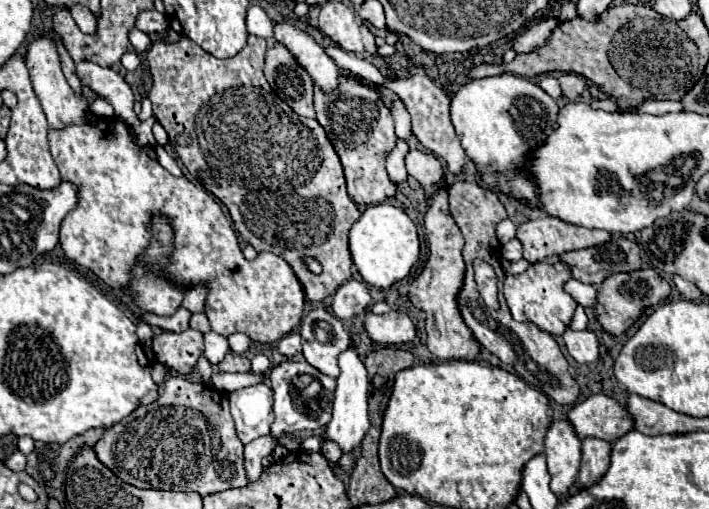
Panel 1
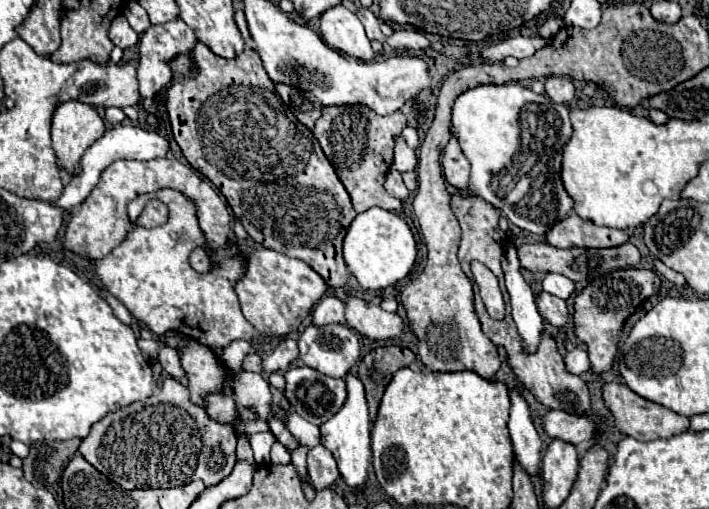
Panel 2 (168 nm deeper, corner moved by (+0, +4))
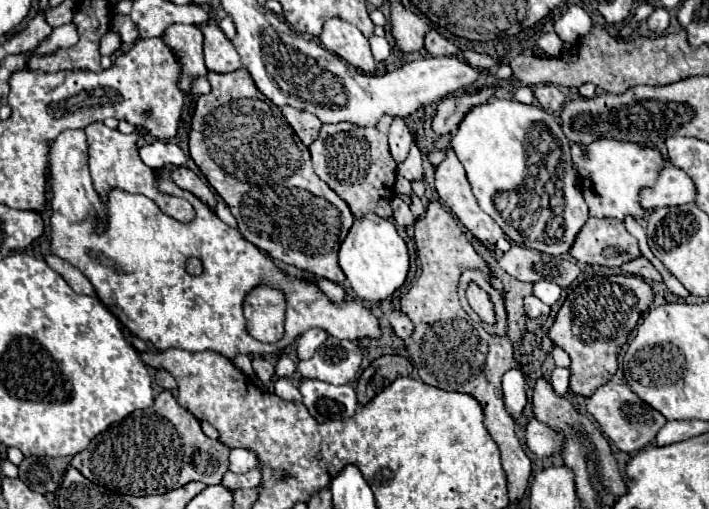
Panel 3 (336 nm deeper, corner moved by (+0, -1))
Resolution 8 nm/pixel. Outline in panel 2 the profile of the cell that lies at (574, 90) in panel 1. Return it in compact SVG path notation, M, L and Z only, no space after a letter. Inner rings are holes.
M553 76L545 80L545 92L547 96L557 104L569 104L575 98L575 86L565 76Z

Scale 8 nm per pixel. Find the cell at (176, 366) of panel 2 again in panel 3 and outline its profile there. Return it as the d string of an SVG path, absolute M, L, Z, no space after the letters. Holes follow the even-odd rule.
M157 369L157 373L155 373L155 383L157 383L161 389L169 389L169 391L177 389L175 377L173 377L169 371L165 371L165 369Z

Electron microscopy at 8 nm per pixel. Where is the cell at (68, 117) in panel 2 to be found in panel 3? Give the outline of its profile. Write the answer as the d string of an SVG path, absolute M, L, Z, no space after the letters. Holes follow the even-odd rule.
M69 129L63 131L51 145L51 251L77 267L95 287L101 303L131 331L131 335L151 341L157 351L165 351L169 347L179 347L185 351L215 351L225 357L235 357L237 353L245 355L269 355L277 349L283 351L289 347L301 333L311 327L321 327L329 335L337 339L361 339L361 337L381 337L381 327L377 317L361 303L361 301L343 301L331 303L313 283L289 277L279 271L271 259L267 259L253 243L243 239L243 235L225 225L207 205L203 205L195 195L175 187L167 179L167 169L159 169L159 191L175 197L187 199L197 215L191 223L179 223L173 217L165 215L151 199L145 195L131 195L127 191L113 189L109 193L109 201L101 203L99 195L93 189L89 175L89 145L85 129ZM107 215L109 229L103 235L95 233L95 221ZM189 257L199 257L203 263L203 275L191 277L185 271L185 261ZM259 283L269 283L273 287L281 287L287 295L287 333L277 343L261 343L253 339L245 327L243 317L243 299L245 295Z

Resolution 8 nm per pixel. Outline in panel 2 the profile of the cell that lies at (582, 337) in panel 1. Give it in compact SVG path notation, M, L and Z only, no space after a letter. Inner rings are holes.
M575 348L575 350L567 352L563 362L565 362L565 370L569 374L575 374L575 376L579 376L579 374L589 370L589 358L587 358L585 348Z

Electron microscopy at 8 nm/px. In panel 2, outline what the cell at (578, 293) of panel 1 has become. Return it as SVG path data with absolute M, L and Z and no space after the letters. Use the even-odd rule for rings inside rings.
M547 274L543 278L541 286L545 292L549 292L557 298L563 298L563 300L567 300L575 292L575 284L569 278L563 278L561 274Z

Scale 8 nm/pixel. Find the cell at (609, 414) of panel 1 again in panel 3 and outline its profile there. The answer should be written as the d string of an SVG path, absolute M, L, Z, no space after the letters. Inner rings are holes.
M531 419L525 427L525 445L537 457L559 455L563 443L565 443L565 437L555 427L551 427L539 419Z

